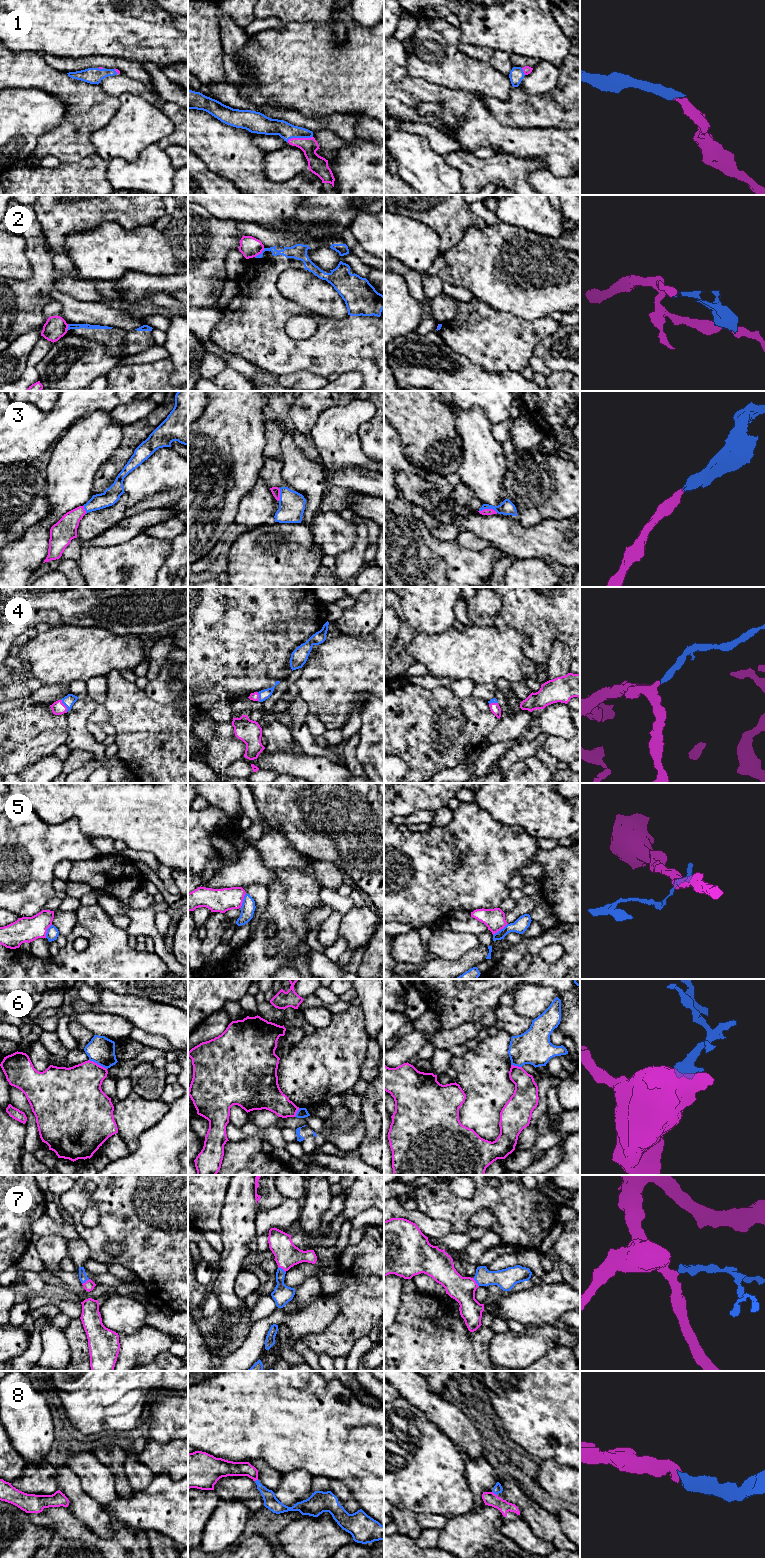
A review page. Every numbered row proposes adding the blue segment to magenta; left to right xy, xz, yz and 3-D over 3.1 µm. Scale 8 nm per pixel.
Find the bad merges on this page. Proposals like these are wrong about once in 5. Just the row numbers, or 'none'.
2, 5, 6

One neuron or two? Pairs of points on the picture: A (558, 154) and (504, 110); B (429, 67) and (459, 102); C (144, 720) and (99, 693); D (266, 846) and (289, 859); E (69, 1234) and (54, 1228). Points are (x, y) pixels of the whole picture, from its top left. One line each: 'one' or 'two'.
A: two
B: two
C: two
D: one
E: one

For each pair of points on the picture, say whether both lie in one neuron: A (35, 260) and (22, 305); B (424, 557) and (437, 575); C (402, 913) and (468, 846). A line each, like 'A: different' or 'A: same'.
A: same
B: same
C: same

